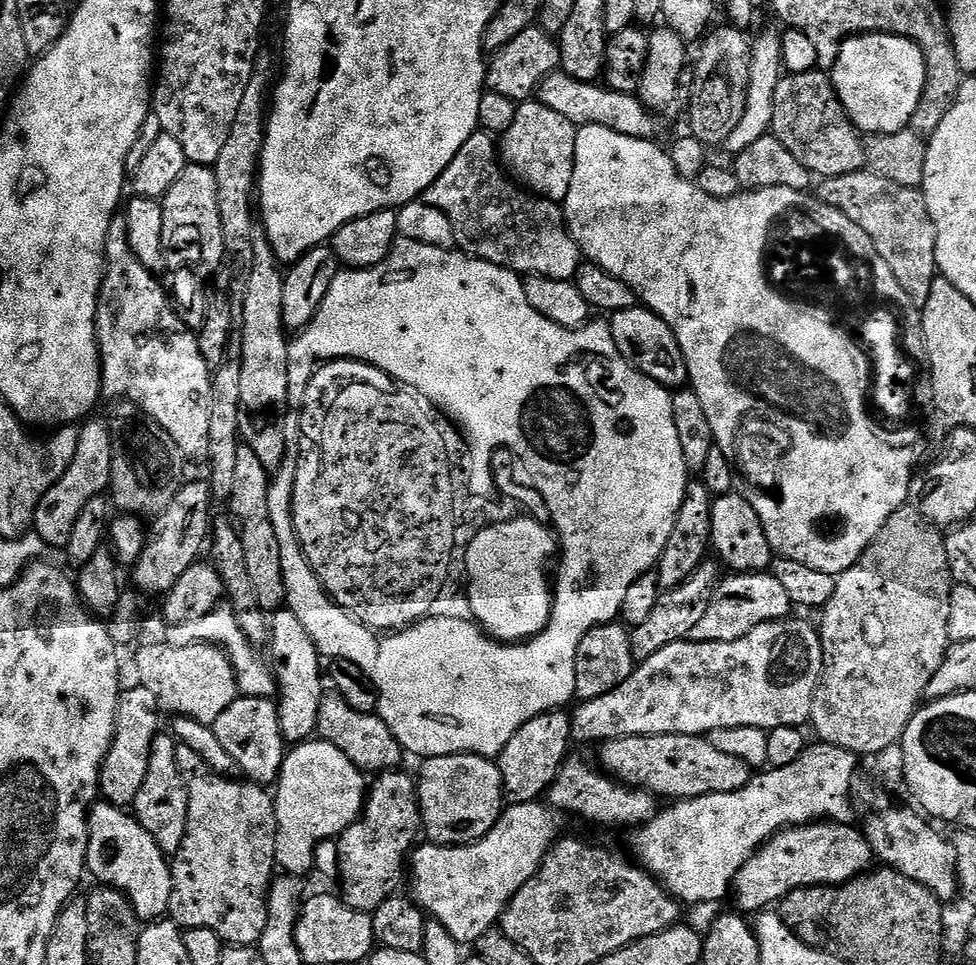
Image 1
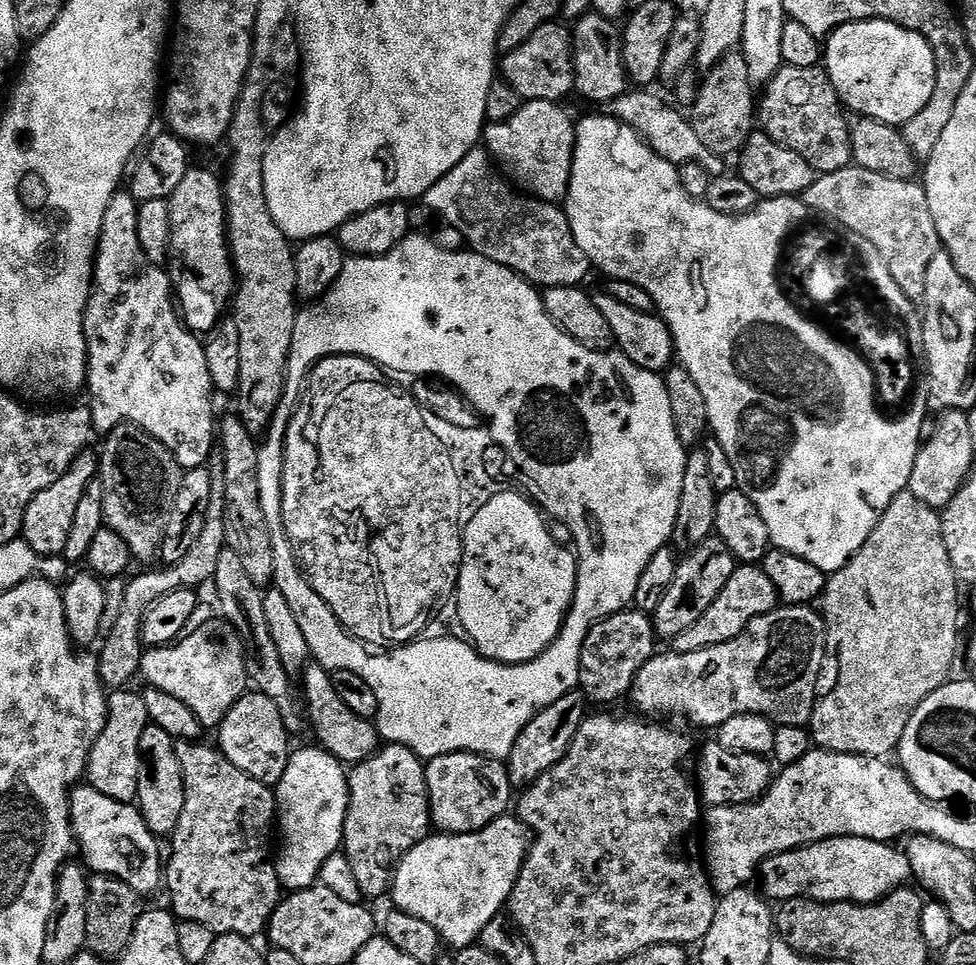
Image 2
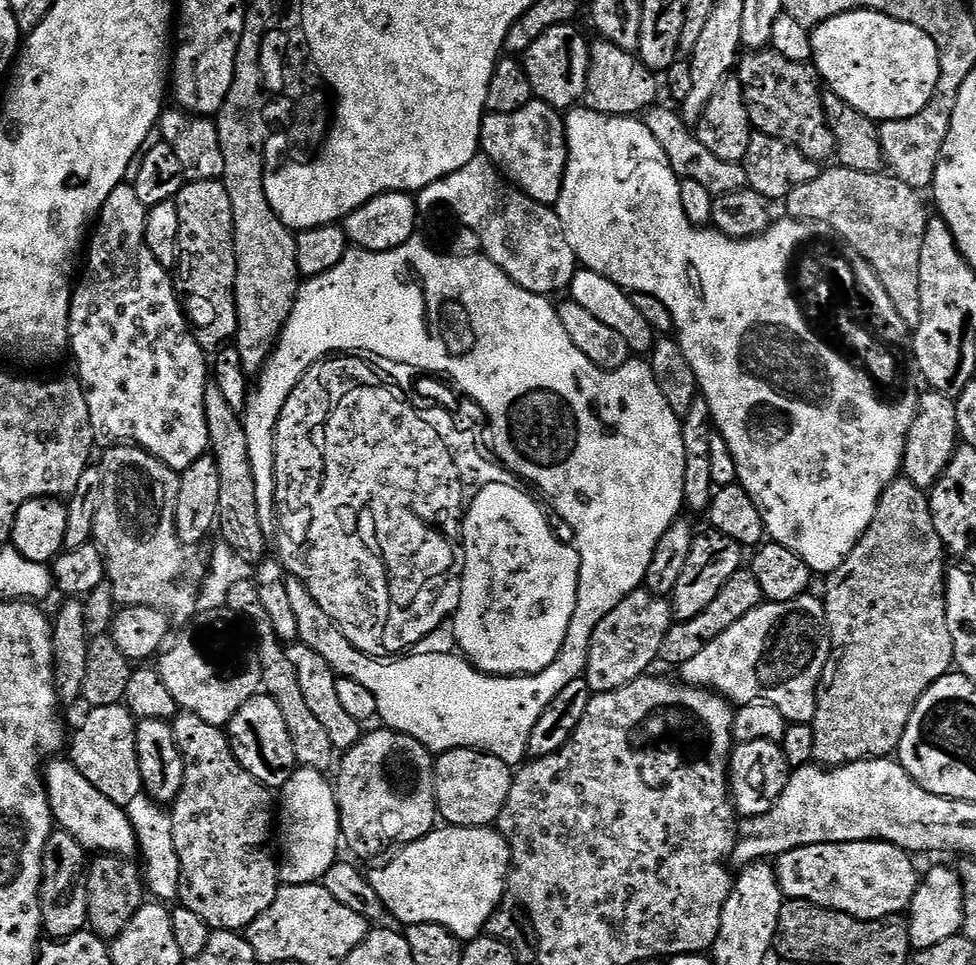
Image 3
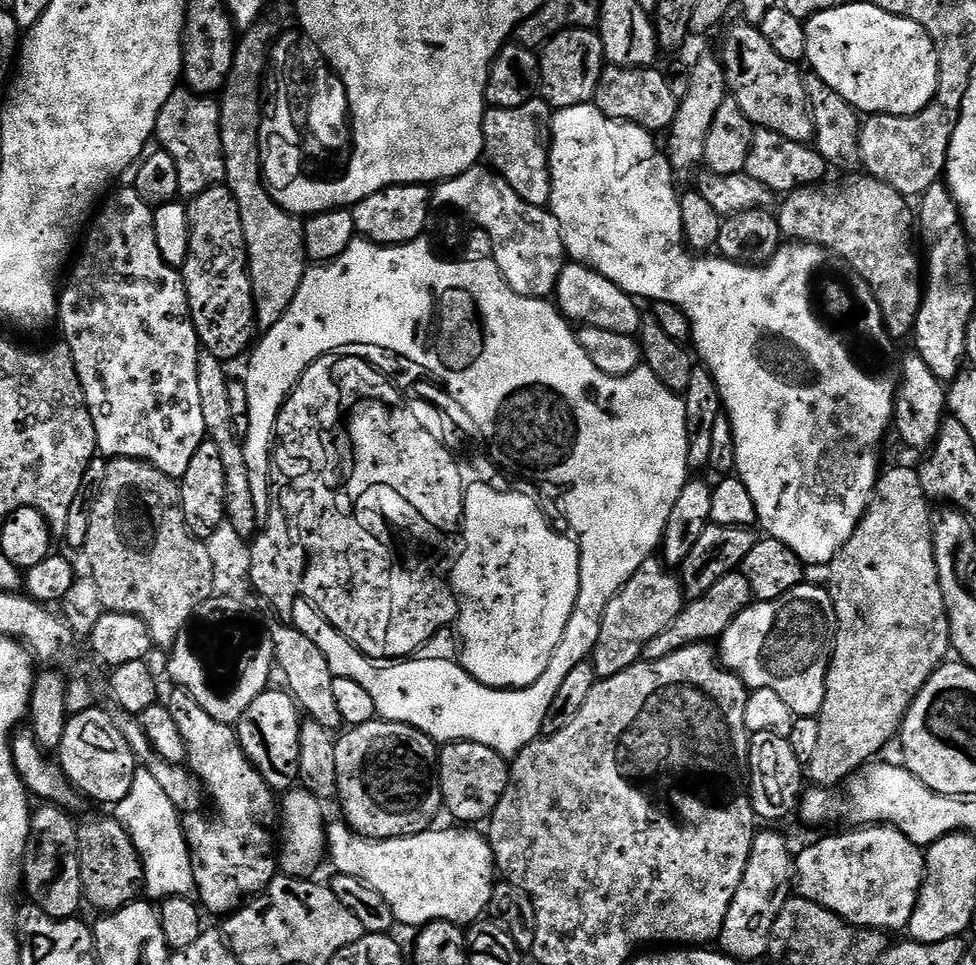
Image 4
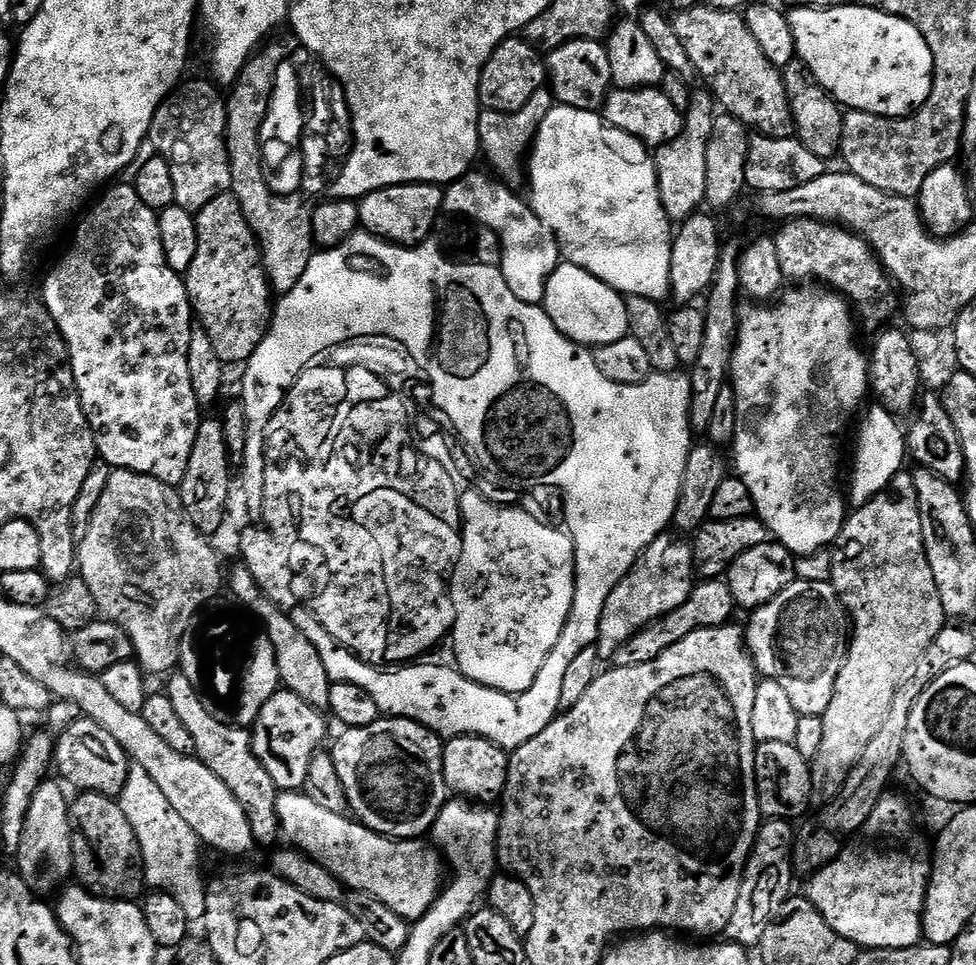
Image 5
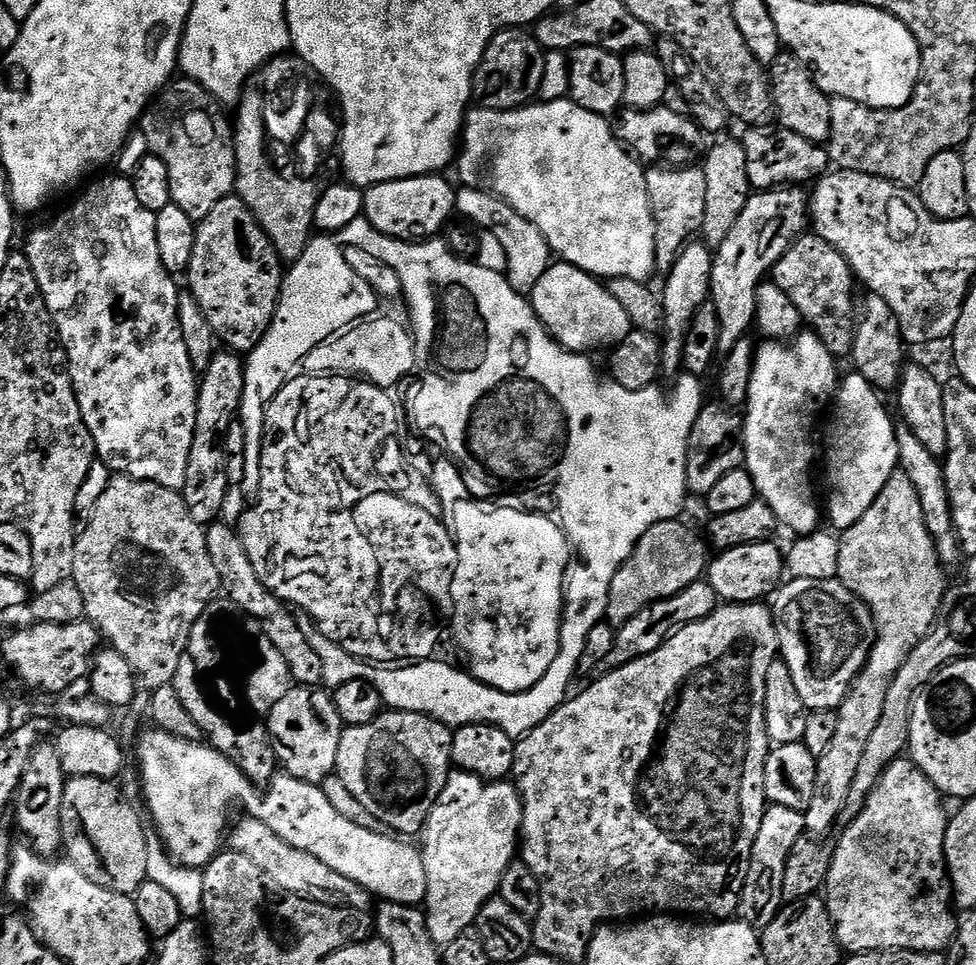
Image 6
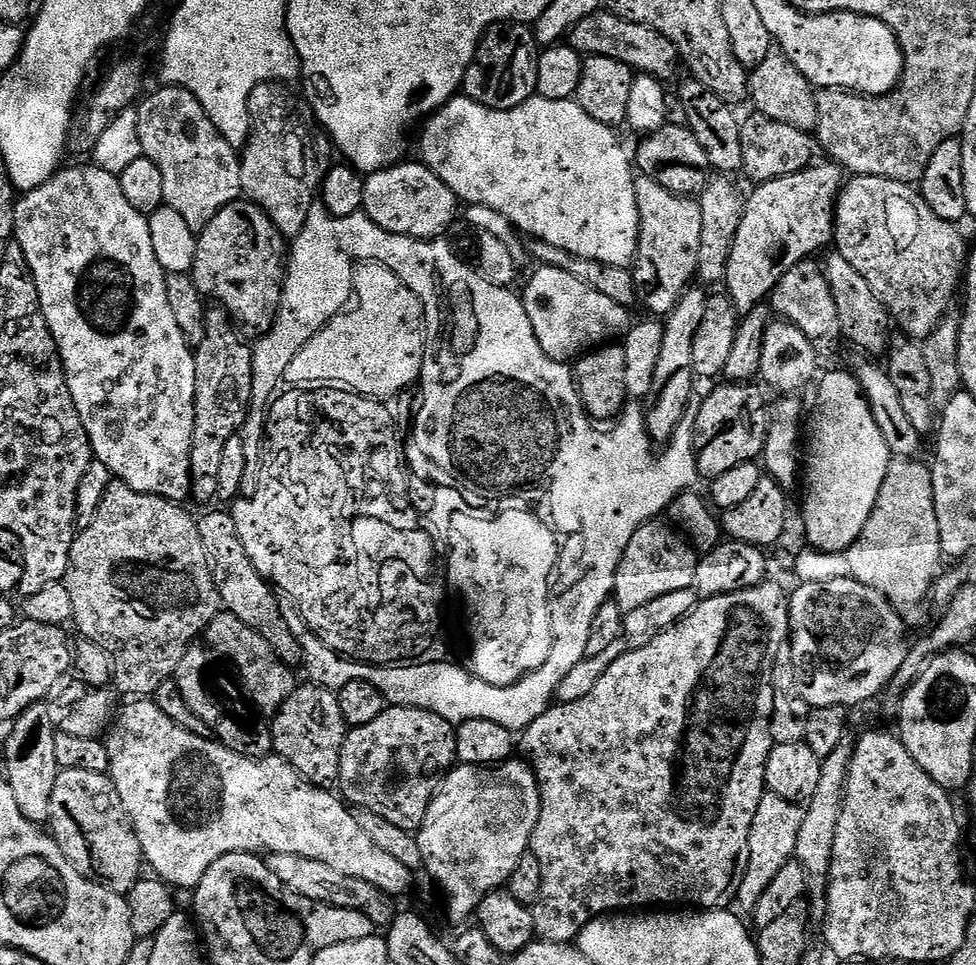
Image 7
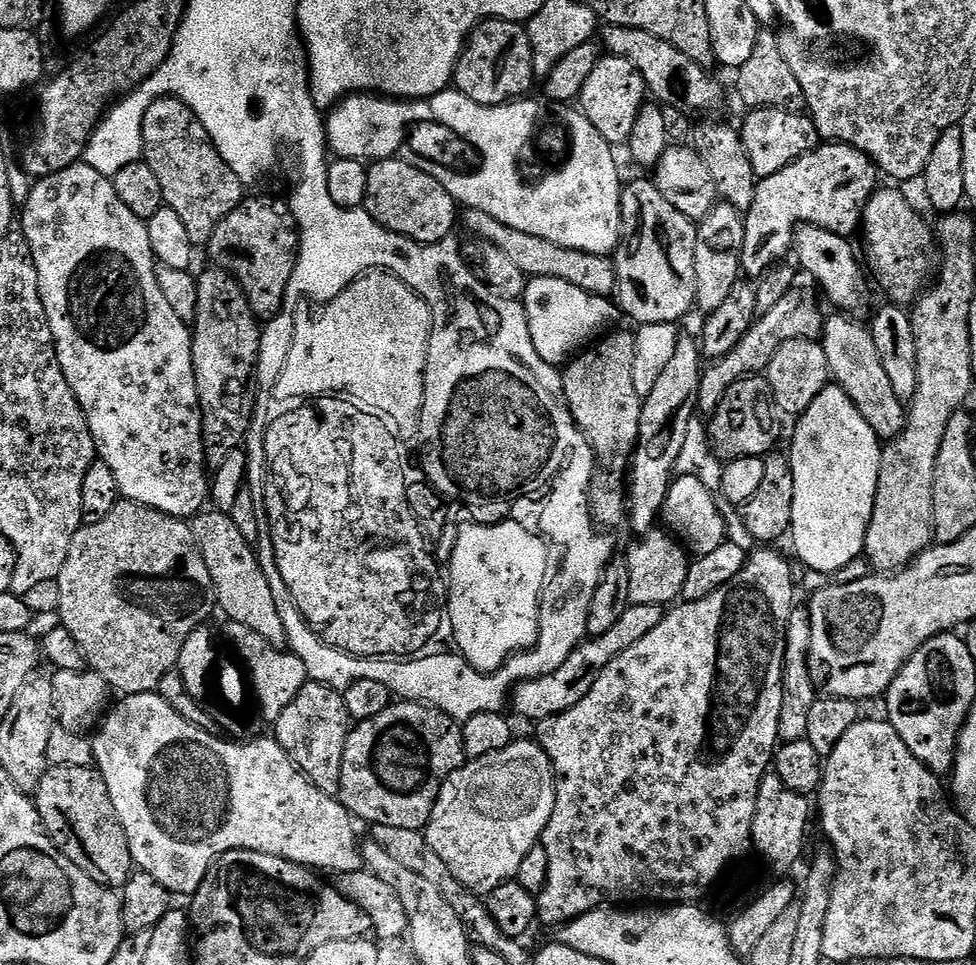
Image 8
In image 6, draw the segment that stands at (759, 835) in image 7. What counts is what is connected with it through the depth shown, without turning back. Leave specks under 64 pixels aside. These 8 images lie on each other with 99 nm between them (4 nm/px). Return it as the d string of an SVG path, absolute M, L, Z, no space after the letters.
M777 804L765 807L762 826L758 826L758 838L754 842L754 850L750 858L750 866L746 874L744 889L740 895L739 919L752 925L757 930L763 930L780 912L785 903L782 894L782 874L786 870L786 858L790 858L790 846L805 835L804 813L790 810L790 806Z

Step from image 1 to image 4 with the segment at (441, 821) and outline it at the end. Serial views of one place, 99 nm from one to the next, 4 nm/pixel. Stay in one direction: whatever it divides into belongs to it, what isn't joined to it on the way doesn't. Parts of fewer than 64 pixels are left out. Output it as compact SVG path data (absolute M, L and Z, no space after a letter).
M465 740L443 745L439 751L438 775L443 811L449 812L454 819L461 820L456 822L464 826L476 826L479 820L487 821L508 785L509 761L490 750L490 746L478 746L478 742Z

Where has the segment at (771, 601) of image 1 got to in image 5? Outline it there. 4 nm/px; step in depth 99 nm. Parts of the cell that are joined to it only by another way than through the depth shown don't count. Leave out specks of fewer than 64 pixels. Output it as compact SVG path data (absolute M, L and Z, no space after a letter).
M727 579L700 580L693 587L690 598L678 610L672 610L670 614L666 614L662 618L650 622L642 630L638 630L638 634L634 634L634 638L630 638L630 642L626 642L626 646L622 646L622 650L618 650L618 654L612 656L611 663L617 668L625 668L626 666L638 666L642 662L654 662L654 658L658 658L658 654L670 650L670 646L674 646L674 642L682 642L682 638L686 638L686 634L690 634L694 630L727 624L735 617L732 616L735 612L738 612L738 601Z

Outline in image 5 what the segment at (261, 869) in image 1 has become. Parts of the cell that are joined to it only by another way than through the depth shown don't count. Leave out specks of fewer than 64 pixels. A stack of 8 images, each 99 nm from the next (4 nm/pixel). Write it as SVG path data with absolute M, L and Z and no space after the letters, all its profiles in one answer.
M179 670L173 671L167 677L166 691L178 719L186 726L187 732L194 737L194 755L202 761L228 789L240 800L246 818L252 827L252 839L257 845L272 844L281 835L280 819L276 813L276 797L278 789L274 778L266 774L266 766L258 760L252 749L252 733L247 728L235 728L232 724L218 722L210 710L202 702L198 690L190 683L190 678Z

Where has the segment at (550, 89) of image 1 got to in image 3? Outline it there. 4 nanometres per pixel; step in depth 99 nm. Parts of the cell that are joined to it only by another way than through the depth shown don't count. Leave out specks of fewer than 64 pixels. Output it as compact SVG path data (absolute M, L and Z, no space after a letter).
M660 107L649 108L643 117L643 122L650 130L650 134L654 134L654 142L658 142L658 146L662 146L665 160L681 180L698 182L714 198L748 187L743 163L722 162L710 150L706 150L706 146L702 146L702 142L697 138L695 131L690 130L690 126L685 123L683 115L675 107Z

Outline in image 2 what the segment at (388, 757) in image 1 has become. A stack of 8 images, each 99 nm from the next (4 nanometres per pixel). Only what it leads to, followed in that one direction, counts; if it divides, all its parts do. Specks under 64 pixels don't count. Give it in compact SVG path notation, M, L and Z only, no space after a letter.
M312 662L304 669L302 679L304 679L304 700L302 696L302 704L306 709L307 723L310 725L310 728L316 731L315 743L330 753L330 755L340 761L344 766L361 764L366 758L374 755L382 744L382 739L380 733L376 730L375 723L372 720L364 720L358 714L354 714L354 710L350 710L344 705L342 698L338 698L338 694L334 694L332 673L327 672L322 665Z

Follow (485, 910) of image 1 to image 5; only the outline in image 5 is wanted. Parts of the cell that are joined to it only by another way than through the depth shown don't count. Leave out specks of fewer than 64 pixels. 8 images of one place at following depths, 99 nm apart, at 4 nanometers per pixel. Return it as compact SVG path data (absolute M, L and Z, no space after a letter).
M303 791L280 792L276 797L280 830L289 845L311 856L330 874L337 876L345 889L365 892L390 906L403 920L415 922L430 910L442 887L442 856L435 847L427 848L420 840L391 840L371 832L351 815L334 814L318 806Z

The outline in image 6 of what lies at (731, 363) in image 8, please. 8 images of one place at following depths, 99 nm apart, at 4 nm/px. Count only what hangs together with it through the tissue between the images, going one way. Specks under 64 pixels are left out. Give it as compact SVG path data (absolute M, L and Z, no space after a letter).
M805 234L794 241L792 248L786 250L783 258L775 264L770 273L771 283L778 285L786 294L790 294L790 302L798 306L801 321L819 336L820 341L832 351L837 358L848 358L852 354L852 336L854 320L852 311L857 311L858 300L852 297L854 275L848 264L830 242L821 236Z

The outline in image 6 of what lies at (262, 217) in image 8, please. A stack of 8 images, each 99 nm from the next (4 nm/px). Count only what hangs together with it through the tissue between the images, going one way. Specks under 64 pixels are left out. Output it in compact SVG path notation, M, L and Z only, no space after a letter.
M233 194L222 198L222 202L218 202L218 206L214 206L214 210L210 210L210 214L197 223L194 258L190 258L186 273L187 291L196 299L198 306L202 306L206 322L210 322L217 341L225 349L247 354L256 349L258 342L262 342L266 330L271 326L276 307L280 304L280 288L284 284L285 275L285 265L274 250L270 238L254 218L250 206L246 206L239 196Z

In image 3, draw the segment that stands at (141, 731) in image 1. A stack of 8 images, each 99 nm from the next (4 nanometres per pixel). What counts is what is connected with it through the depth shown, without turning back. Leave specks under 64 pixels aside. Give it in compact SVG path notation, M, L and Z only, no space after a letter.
M123 703L92 708L80 724L76 737L71 737L70 759L74 767L110 802L125 809L139 794L144 792L142 774L138 770L138 750L136 749L136 717Z

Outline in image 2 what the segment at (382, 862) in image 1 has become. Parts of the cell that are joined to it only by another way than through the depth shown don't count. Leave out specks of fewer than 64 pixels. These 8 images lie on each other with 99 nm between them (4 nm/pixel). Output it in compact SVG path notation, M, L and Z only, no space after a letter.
M385 743L370 758L355 765L347 773L349 788L349 806L345 818L342 850L350 862L350 870L354 870L354 878L358 881L361 897L376 900L379 896L387 897L392 887L392 876L400 859L413 846L429 835L432 828L432 815L428 801L426 786L426 764L406 746Z

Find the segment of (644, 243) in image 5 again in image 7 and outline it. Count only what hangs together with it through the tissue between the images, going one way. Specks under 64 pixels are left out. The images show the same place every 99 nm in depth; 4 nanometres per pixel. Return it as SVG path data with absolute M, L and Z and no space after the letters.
M457 94L448 103L444 104L436 113L423 121L420 132L420 156L419 159L428 167L431 172L436 172L450 186L457 201L465 205L478 204L490 206L490 210L498 210L506 219L516 227L517 232L527 234L529 237L542 242L550 242L550 246L558 246L558 250L566 250L575 256L590 258L594 262L606 262L610 266L629 267L636 258L636 247L640 237L640 215L638 214L638 198L636 197L637 177L634 173L634 164L624 153L620 145L617 133L607 128L602 122L590 118L586 110L576 103L575 99L570 100L547 100L541 96L533 96L531 100L522 102L522 106L514 106L510 110L494 110L474 102L469 96Z

